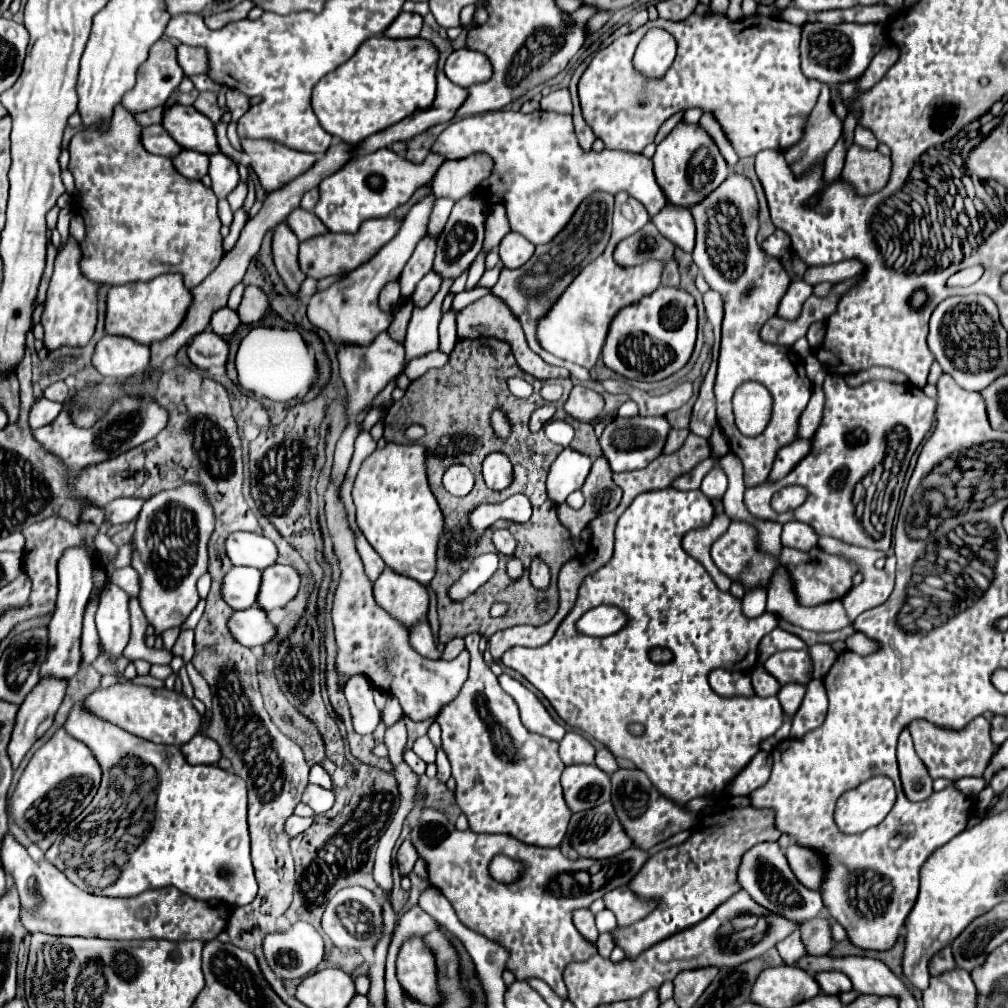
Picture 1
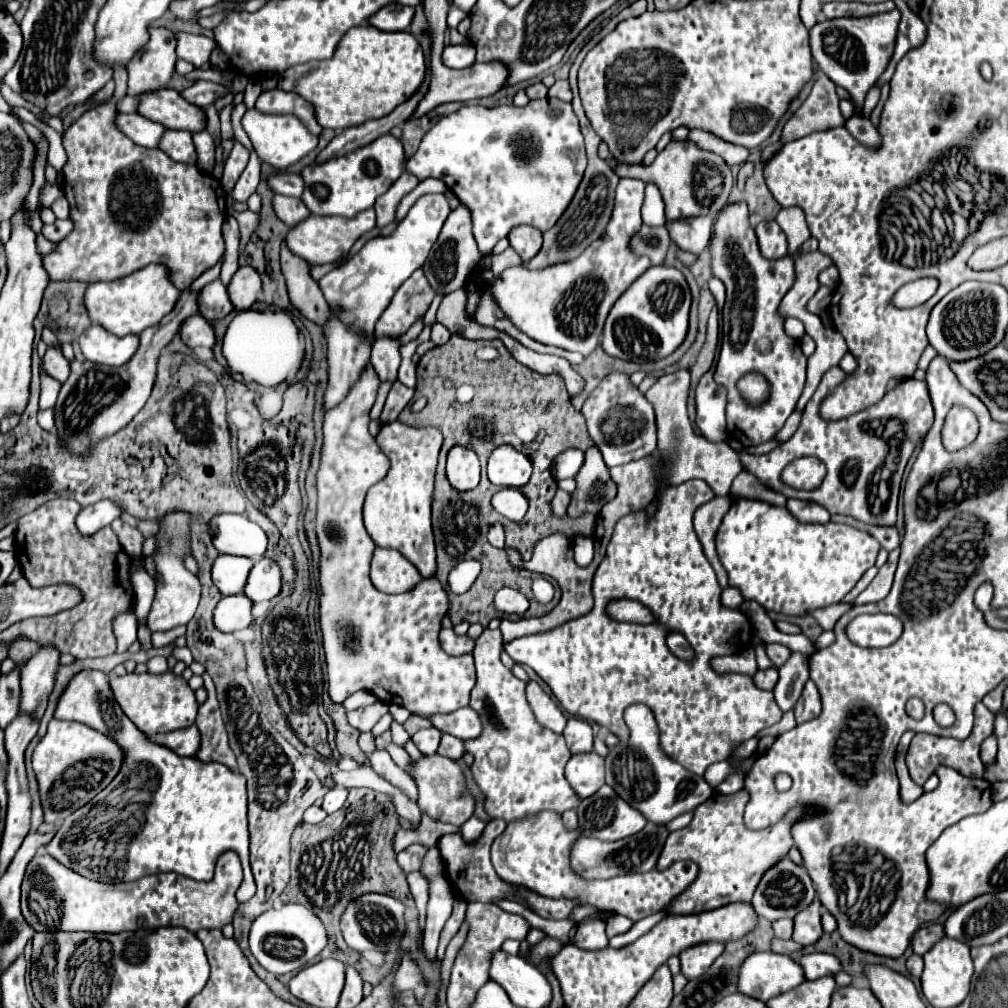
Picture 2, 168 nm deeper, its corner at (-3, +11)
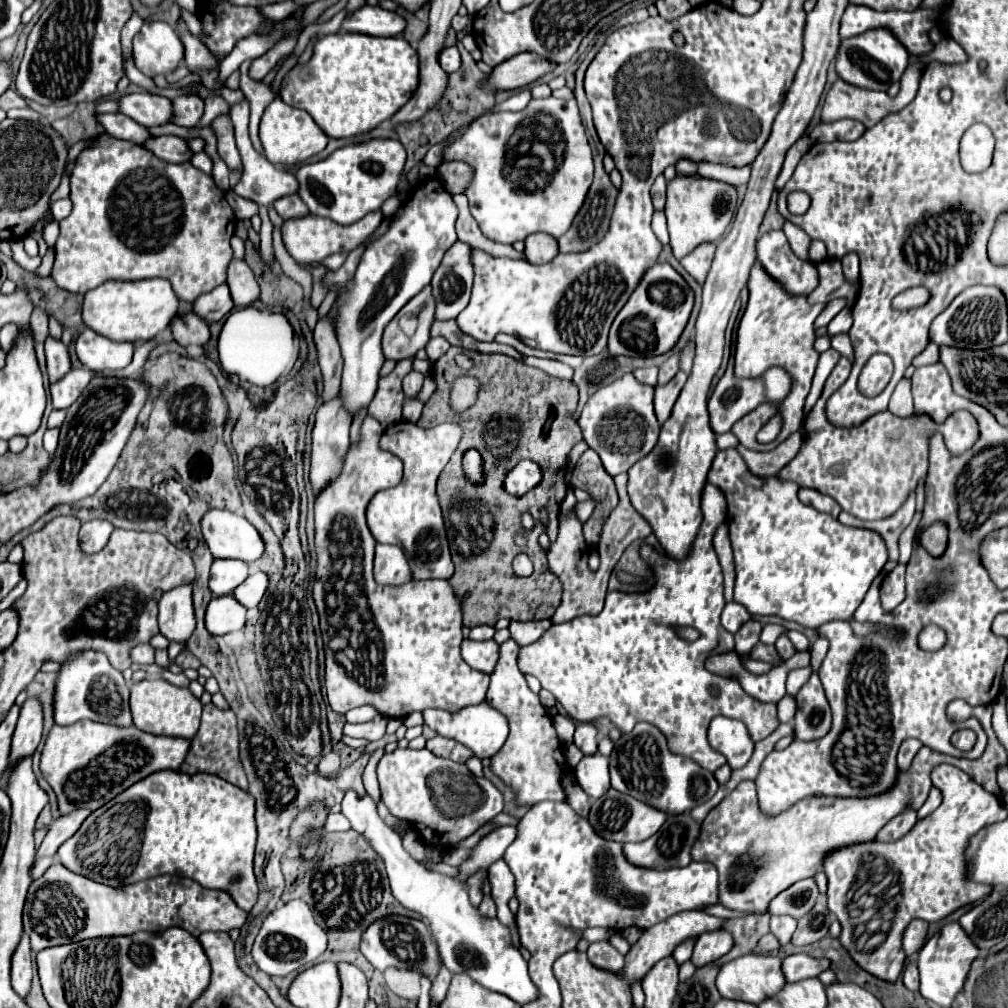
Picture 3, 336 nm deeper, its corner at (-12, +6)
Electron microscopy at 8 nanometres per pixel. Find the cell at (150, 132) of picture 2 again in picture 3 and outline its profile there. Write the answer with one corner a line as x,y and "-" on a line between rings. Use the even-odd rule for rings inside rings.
97,114
97,122
105,128
107,134
119,140
131,140
135,144
143,144
149,138
145,126
133,122
123,114

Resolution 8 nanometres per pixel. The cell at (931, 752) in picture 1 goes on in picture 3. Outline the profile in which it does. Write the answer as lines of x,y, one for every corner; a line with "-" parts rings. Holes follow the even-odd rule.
983,706
983,728
989,734
989,744
979,760
955,760
945,754
935,754
935,750
923,746
909,770
897,774
897,786
891,792
883,792
867,798
827,798
811,796
795,802
791,808
777,816
763,814
755,794
755,782
741,782
731,794
727,794
719,806
715,806
703,820
699,840
693,844
693,860
705,860
719,870
719,902
731,910
753,910
763,912
775,894
787,890
803,878
811,878
817,870
823,870
823,858
831,850
871,842
877,832
895,814
905,808
919,810
927,800
931,790
931,770
943,762
963,768
977,784
987,792
999,794
997,768
1007,766
1007,750
997,740
991,728
991,706

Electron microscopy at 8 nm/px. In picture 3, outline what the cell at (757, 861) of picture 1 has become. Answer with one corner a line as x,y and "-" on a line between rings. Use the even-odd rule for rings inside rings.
813,878
801,880
771,900
769,914
775,914
775,916
789,914
793,918
801,918
813,908
817,894
819,894
819,890
817,890
817,884

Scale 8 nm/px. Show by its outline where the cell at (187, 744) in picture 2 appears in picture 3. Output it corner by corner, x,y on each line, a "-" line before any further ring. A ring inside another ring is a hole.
93,720
53,726
41,752
41,774
59,800
59,812
75,808
97,810
117,794
159,770
177,770
187,756
189,740
155,736
135,726
111,726
-
75,776
75,778
73,778

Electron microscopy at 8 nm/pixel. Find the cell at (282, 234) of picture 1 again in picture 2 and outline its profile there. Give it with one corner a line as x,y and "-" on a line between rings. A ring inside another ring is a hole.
282,241
280,263
292,305
310,321
324,325
328,317
328,303
322,297
318,283
310,275
310,263
302,261
298,255
290,255
286,241

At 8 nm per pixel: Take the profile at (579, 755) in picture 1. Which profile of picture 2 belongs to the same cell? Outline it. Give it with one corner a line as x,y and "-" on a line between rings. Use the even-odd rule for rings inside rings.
572,717
566,723
564,739
566,739
566,745
568,745
568,749
572,753
588,753
588,751
592,751
594,731
592,731
592,727
590,727
588,721

